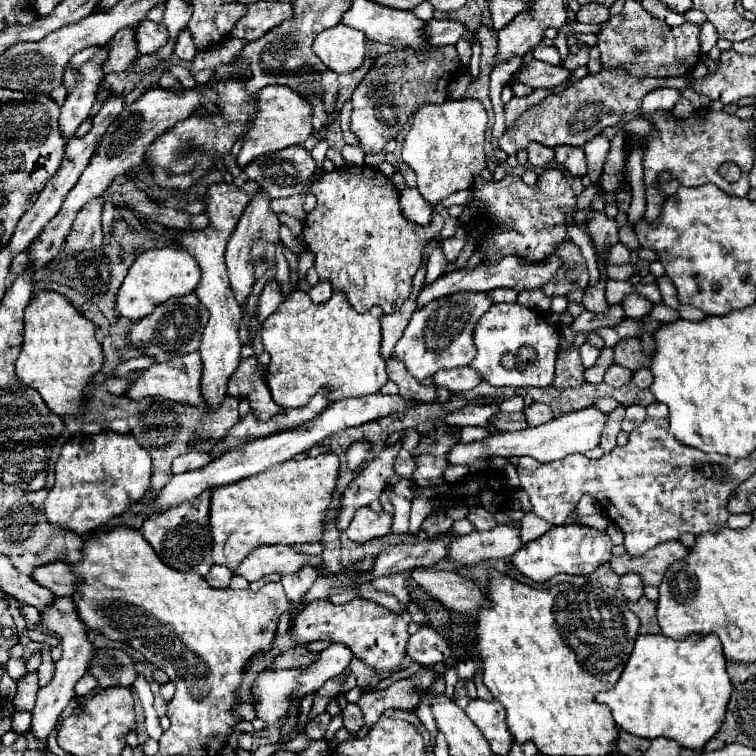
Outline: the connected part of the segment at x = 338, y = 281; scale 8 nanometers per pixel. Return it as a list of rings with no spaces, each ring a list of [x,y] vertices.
[[[366,164],[342,166],[330,172],[322,172],[320,178],[310,186],[310,194],[316,196],[316,208],[304,220],[302,240],[306,244],[306,250],[316,256],[314,268],[318,272],[318,278],[328,280],[334,292],[344,292],[350,306],[360,314],[370,310],[372,306],[382,306],[384,314],[396,312],[412,292],[412,278],[416,270],[424,264],[424,248],[440,234],[438,218],[440,228],[444,226],[444,218],[434,214],[434,220],[428,226],[410,224],[400,210],[400,194],[392,180],[384,176],[378,168]]]

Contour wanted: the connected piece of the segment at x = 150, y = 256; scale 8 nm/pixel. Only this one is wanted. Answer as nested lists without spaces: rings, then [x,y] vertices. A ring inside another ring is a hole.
[[[162,246],[162,248],[142,252],[134,260],[128,276],[124,278],[124,284],[116,298],[116,312],[130,320],[142,320],[150,316],[158,304],[164,304],[170,298],[192,294],[196,290],[196,284],[200,282],[200,276],[202,272],[198,262],[184,248]]]

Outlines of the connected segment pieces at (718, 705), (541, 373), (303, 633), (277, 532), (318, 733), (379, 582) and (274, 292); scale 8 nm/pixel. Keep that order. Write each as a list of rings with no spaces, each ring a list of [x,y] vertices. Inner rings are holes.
[[[640,634],[616,688],[596,694],[596,702],[610,708],[616,726],[624,732],[648,740],[660,736],[670,738],[682,748],[698,752],[704,750],[708,738],[720,730],[730,694],[732,684],[726,672],[726,658],[716,634],[710,634],[708,638],[688,638],[688,642],[676,642],[672,638],[664,638],[662,634]]]
[[[494,304],[492,310],[488,310],[476,324],[474,342],[476,342],[476,362],[472,362],[472,368],[480,370],[486,382],[490,382],[492,386],[512,386],[512,388],[552,386],[560,342],[560,326],[548,322],[548,318],[542,312],[530,310],[520,304]],[[522,346],[534,348],[536,358],[524,370],[506,370],[502,366],[502,356],[506,352],[518,352]]]
[[[364,598],[350,600],[346,604],[332,604],[328,600],[314,600],[306,604],[306,608],[298,614],[290,628],[290,636],[296,642],[316,642],[316,640],[330,640],[346,644],[356,658],[366,662],[374,670],[394,670],[406,658],[404,650],[408,644],[408,626],[390,610],[376,606]]]
[[[328,452],[302,462],[288,460],[236,484],[214,488],[210,506],[214,564],[226,566],[234,574],[236,566],[258,546],[320,542],[338,472],[340,460]]]
[[[328,712],[316,716],[316,718],[304,728],[304,732],[306,732],[312,740],[324,740],[324,732],[326,732],[326,728],[328,728],[330,718],[332,718],[332,716],[330,716]]]
[[[404,572],[404,574],[392,574],[392,576],[374,578],[372,584],[378,590],[394,594],[406,606],[408,604],[408,582],[410,582],[410,572]]]
[[[270,280],[264,286],[264,292],[260,296],[260,308],[258,308],[258,322],[264,322],[282,302],[282,294],[280,294],[280,286],[276,280]]]

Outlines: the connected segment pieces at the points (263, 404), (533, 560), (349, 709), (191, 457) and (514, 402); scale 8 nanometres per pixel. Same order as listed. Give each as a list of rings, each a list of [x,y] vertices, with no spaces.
[[[254,356],[244,358],[236,374],[232,374],[228,382],[228,396],[246,398],[252,412],[262,422],[268,422],[272,416],[284,412],[284,408],[280,408],[270,396],[266,384],[266,368],[258,368],[258,360]]]
[[[576,524],[552,526],[544,536],[524,544],[512,556],[512,566],[534,582],[546,582],[560,572],[588,576],[590,572],[594,572],[598,566],[606,564],[612,558],[610,550],[612,550],[612,540],[608,538],[606,532],[598,532],[598,530],[576,526]]]
[[[348,704],[342,712],[342,720],[344,720],[344,728],[348,730],[350,736],[356,736],[360,732],[360,728],[364,726],[364,718],[362,718],[362,710],[356,704]]]
[[[186,452],[180,458],[174,460],[172,464],[172,474],[182,474],[182,472],[190,472],[190,470],[198,470],[204,468],[208,462],[212,462],[212,454],[208,452]]]
[[[512,396],[512,398],[508,398],[508,402],[502,402],[500,406],[498,406],[498,412],[496,414],[500,414],[500,412],[522,412],[524,410],[524,402],[522,402],[522,396]]]

